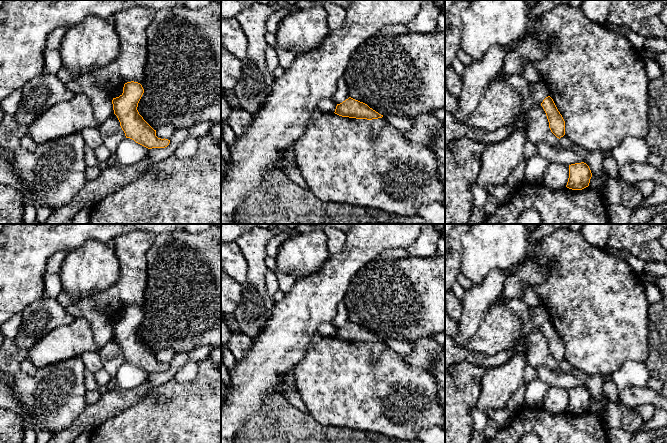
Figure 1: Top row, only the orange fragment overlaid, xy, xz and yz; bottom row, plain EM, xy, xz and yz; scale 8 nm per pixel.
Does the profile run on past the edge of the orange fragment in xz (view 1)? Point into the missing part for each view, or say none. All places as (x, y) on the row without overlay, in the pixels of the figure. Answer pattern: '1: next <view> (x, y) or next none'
1: next xz (327, 329)

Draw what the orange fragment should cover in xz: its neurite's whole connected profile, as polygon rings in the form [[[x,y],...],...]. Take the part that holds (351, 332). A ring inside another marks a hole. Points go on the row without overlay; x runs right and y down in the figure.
[[[351,321],[340,328],[334,327],[331,322],[324,323],[319,326],[317,333],[322,337],[335,337],[342,341],[356,343],[372,344],[383,341],[383,339],[370,332],[367,328]]]

